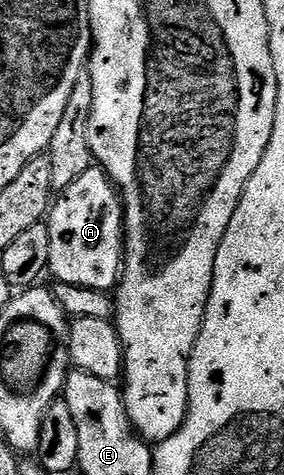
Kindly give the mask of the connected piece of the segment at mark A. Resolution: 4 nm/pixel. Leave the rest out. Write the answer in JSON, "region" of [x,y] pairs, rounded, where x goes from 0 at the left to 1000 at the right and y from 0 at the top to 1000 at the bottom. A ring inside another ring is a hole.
{"region":[[[327,352],[303,360],[303,368],[275,368],[275,377],[261,377],[261,385],[246,385],[246,394],[232,394],[187,421],[162,472],[176,486],[169,575],[197,581],[201,594],[370,613],[405,611],[437,564],[437,425],[363,356]]]}

